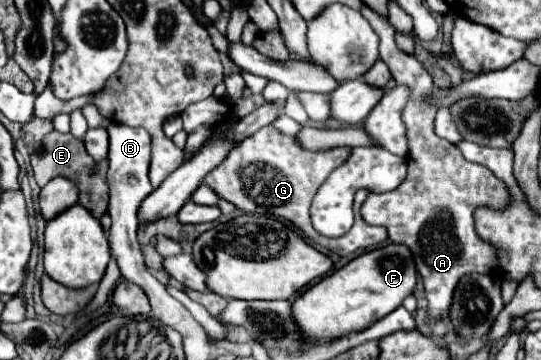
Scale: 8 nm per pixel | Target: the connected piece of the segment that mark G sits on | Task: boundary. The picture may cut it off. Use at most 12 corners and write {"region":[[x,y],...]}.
{"region":[[273,126],[239,142],[203,178],[245,214],[287,218],[339,256],[387,240],[359,214],[321,236],[309,206],[349,148],[311,154]]}

